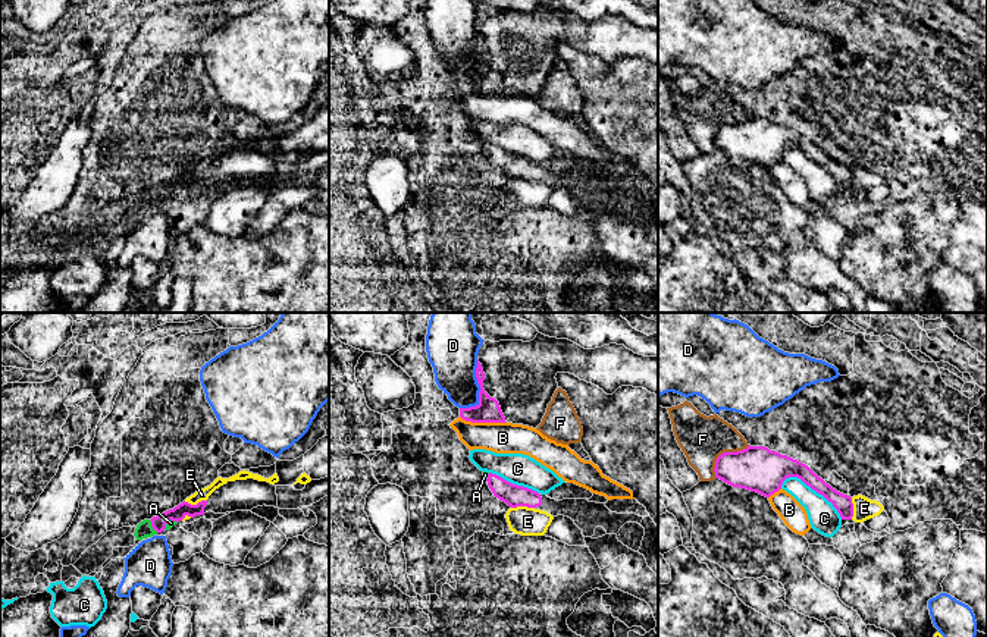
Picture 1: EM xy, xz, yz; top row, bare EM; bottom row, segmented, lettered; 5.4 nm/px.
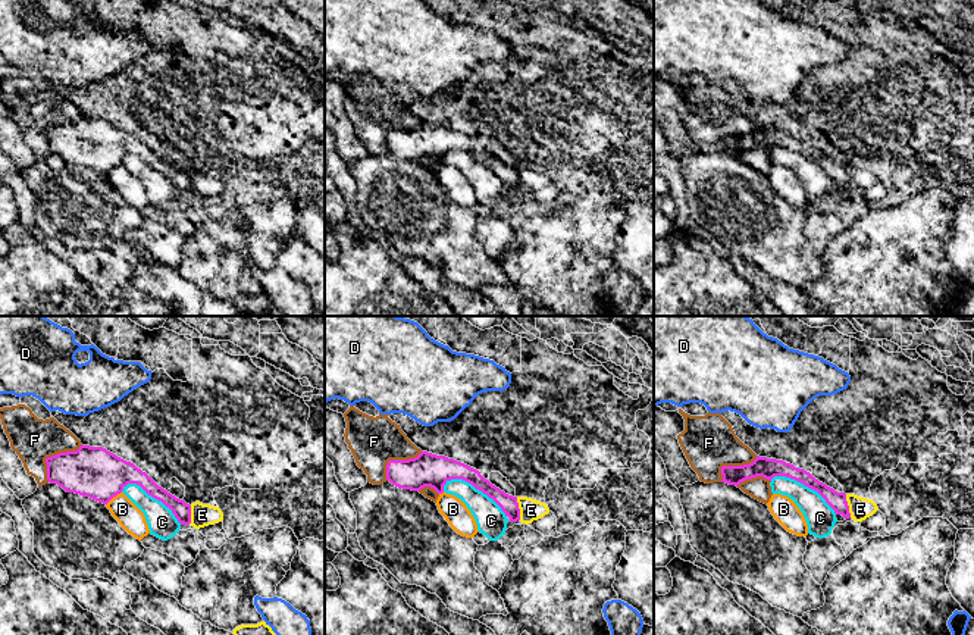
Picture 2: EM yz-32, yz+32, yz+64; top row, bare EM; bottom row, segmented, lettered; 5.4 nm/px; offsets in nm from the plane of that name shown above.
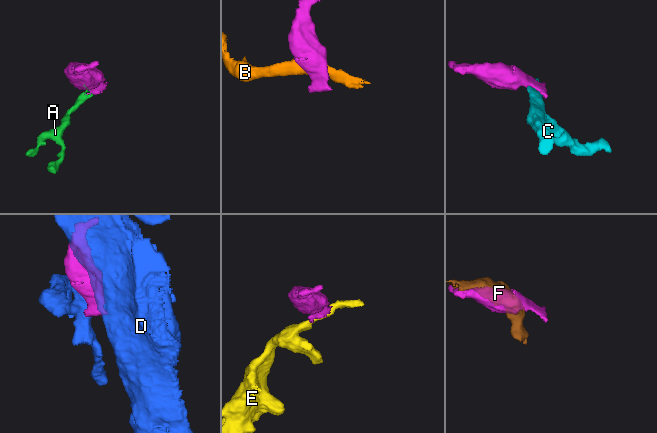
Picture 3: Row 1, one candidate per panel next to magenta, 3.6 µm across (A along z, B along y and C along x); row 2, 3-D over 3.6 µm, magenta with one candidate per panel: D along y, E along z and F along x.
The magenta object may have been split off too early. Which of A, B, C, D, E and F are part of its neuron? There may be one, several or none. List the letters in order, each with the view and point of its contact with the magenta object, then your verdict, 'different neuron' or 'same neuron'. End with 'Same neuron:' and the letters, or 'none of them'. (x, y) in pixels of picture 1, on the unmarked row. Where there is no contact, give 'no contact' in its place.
A: xy (152, 197) | same neuron
B: xz (483, 93) | different neuron
C: yz (814, 160) | different neuron
D: xz (481, 62) | different neuron
E: xz (522, 176) | different neuron
F: yz (724, 124) | different neuron
Same neuron: A

